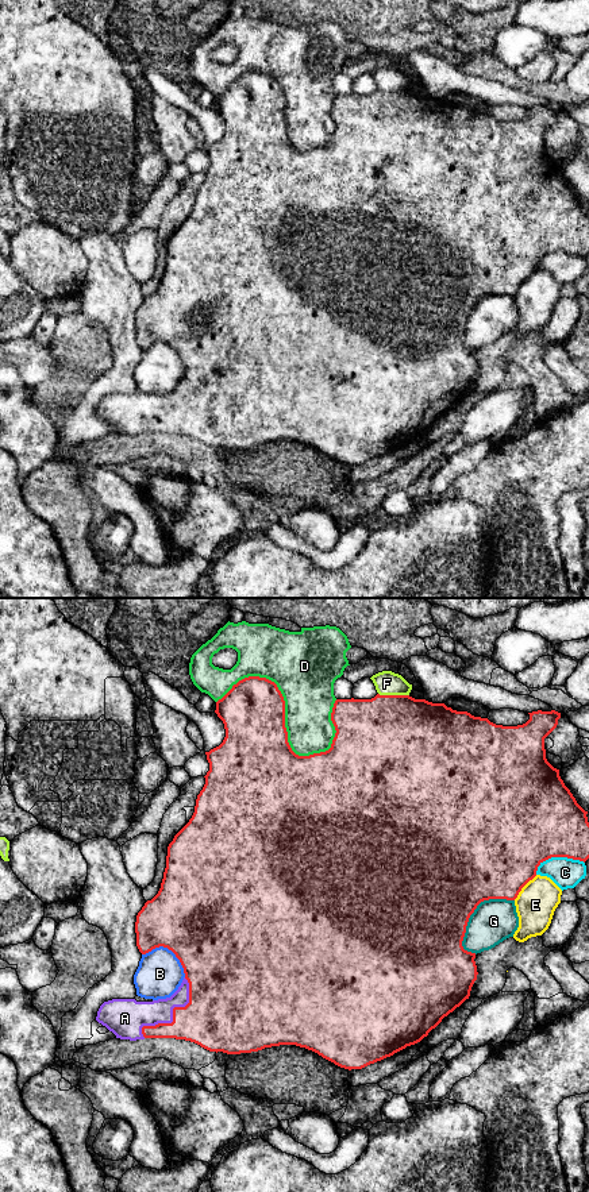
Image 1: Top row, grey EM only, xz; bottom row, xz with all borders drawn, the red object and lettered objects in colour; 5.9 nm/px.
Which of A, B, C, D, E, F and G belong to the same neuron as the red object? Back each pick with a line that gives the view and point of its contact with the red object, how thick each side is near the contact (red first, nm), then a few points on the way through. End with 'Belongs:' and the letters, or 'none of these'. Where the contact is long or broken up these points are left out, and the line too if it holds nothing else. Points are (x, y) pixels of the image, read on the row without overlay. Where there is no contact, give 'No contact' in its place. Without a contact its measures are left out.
A: Touches red at xz (173, 411). Thickness 380 nm (red) against 190 nm
Belongs: A

